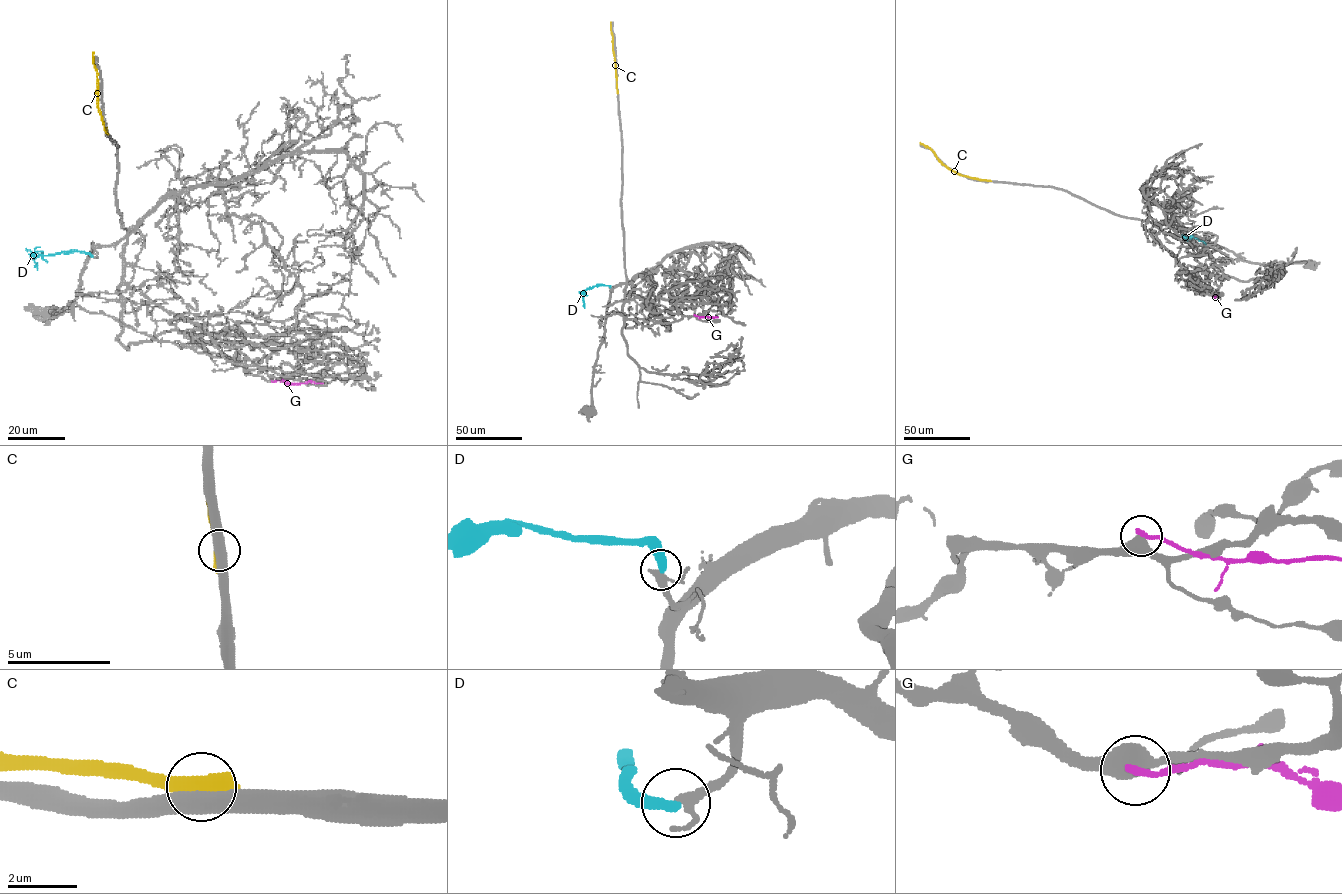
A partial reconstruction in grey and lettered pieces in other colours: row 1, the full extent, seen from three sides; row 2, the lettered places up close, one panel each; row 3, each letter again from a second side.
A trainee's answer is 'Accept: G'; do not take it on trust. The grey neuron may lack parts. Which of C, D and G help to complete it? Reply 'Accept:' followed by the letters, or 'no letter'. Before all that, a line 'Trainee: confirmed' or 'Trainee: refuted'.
Trainee: refuted
Accept: no letter

